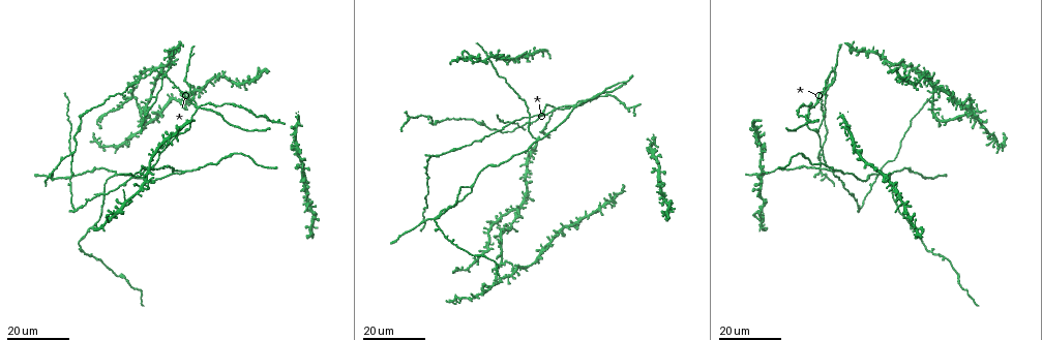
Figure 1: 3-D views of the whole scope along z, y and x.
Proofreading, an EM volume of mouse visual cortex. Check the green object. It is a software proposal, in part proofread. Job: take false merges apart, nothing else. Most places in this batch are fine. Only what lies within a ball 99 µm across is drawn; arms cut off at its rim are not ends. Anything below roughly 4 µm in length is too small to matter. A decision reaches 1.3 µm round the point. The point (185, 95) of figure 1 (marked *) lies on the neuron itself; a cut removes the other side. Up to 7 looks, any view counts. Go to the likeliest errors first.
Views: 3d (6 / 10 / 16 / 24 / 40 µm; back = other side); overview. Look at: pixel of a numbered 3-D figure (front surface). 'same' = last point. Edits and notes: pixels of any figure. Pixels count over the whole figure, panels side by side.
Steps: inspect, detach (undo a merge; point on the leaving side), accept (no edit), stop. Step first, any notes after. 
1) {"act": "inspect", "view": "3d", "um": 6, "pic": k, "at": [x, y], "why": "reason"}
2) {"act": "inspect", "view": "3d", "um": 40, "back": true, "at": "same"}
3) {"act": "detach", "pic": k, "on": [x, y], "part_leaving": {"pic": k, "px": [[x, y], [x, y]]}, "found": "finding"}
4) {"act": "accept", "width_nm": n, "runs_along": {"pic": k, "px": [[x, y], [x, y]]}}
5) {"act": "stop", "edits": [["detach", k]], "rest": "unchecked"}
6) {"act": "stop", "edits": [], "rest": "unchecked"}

{"act": "inspect", "view": "3d", "um": 16, "pic": 1, "at": [522, 125]}

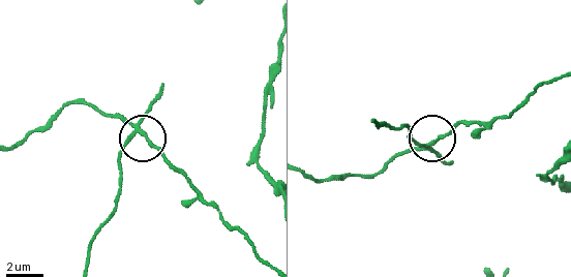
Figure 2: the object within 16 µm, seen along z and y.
{"act": "inspect", "view": "3d", "um": 6, "pic": 2, "at": [426, 147]}

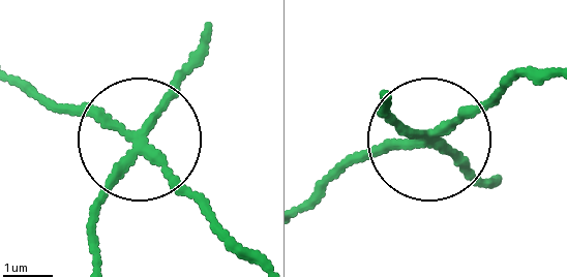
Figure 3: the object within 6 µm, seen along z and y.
{"act": "detach", "pic": 3, "on": [177, 84], "width_nm": 190, "part_leaving": {"pic": 3, "px": [[143, 146], [101, 204], [93, 266]]}, "found": "a second neuron is stuck on"}

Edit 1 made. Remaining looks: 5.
{"act": "inspect", "view": "overview"}

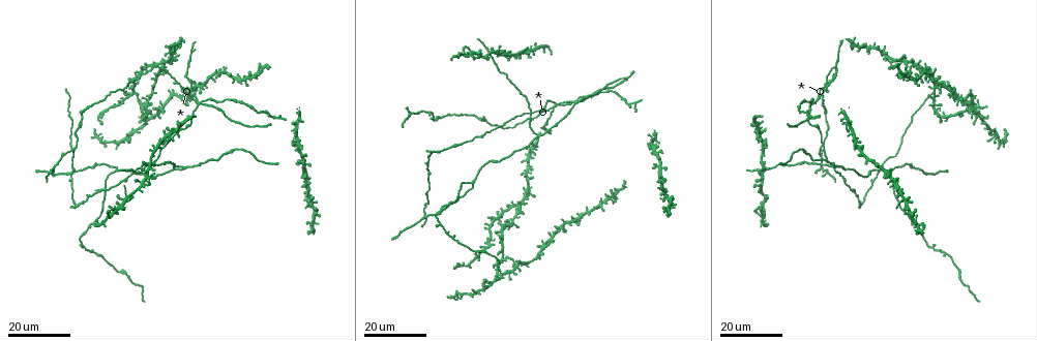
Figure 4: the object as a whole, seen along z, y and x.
{"act": "inspect", "view": "3d", "um": 16, "pic": 4, "at": [202, 104], "why": "four-way junction"}

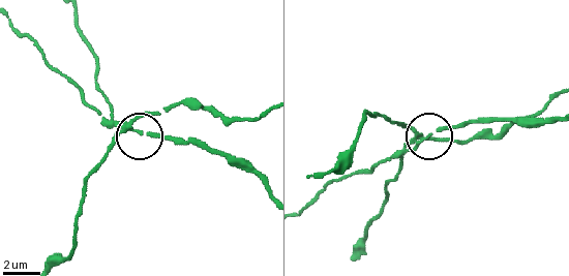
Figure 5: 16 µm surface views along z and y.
{"act": "inspect", "view": "3d", "um": 10, "pic": 5, "at": [129, 126]}

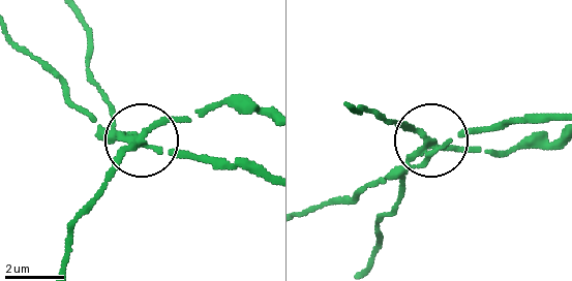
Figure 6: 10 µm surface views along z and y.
{"act": "detach", "pic": 6, "on": [113, 114], "side_arm_um": 100, "part_leaving": {"pic": 6, "px": [[127, 137], [90, 70], [83, 19]]}, "found": "two neurons meet here"}

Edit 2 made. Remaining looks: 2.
{"act": "inspect", "view": "3d", "um": 16, "pic": 4, "at": [117, 172], "why": "branch point"}

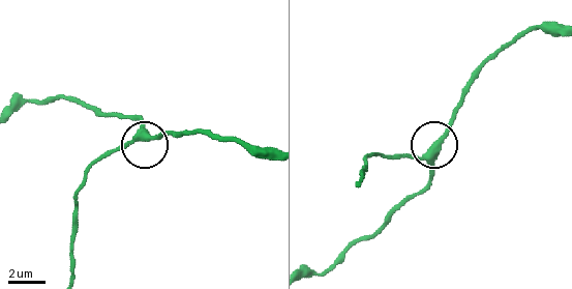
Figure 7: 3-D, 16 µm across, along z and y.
{"act": "inspect", "view": "3d", "um": 10, "pic": 7, "at": [131, 139]}

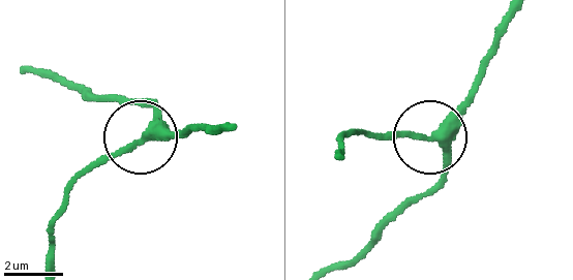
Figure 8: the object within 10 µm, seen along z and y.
{"act": "accept", "runs_along": {"pic": 8, "px": [[516, 11], [475, 92], [438, 129], [445, 166], [438, 186]]}, "found": "one neuron here"}

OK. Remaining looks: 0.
{"act": "stop", "edits": [["detach", 3], ["detach", 6]], "rest": "unchecked"}

